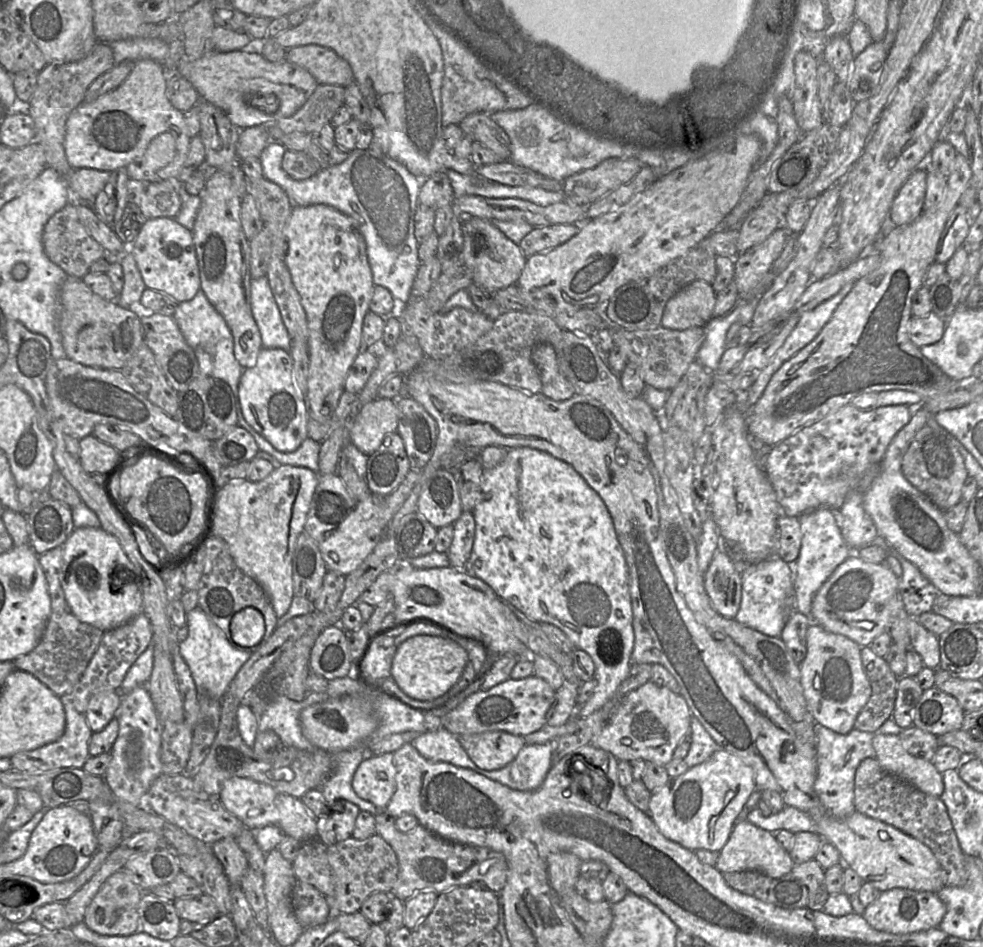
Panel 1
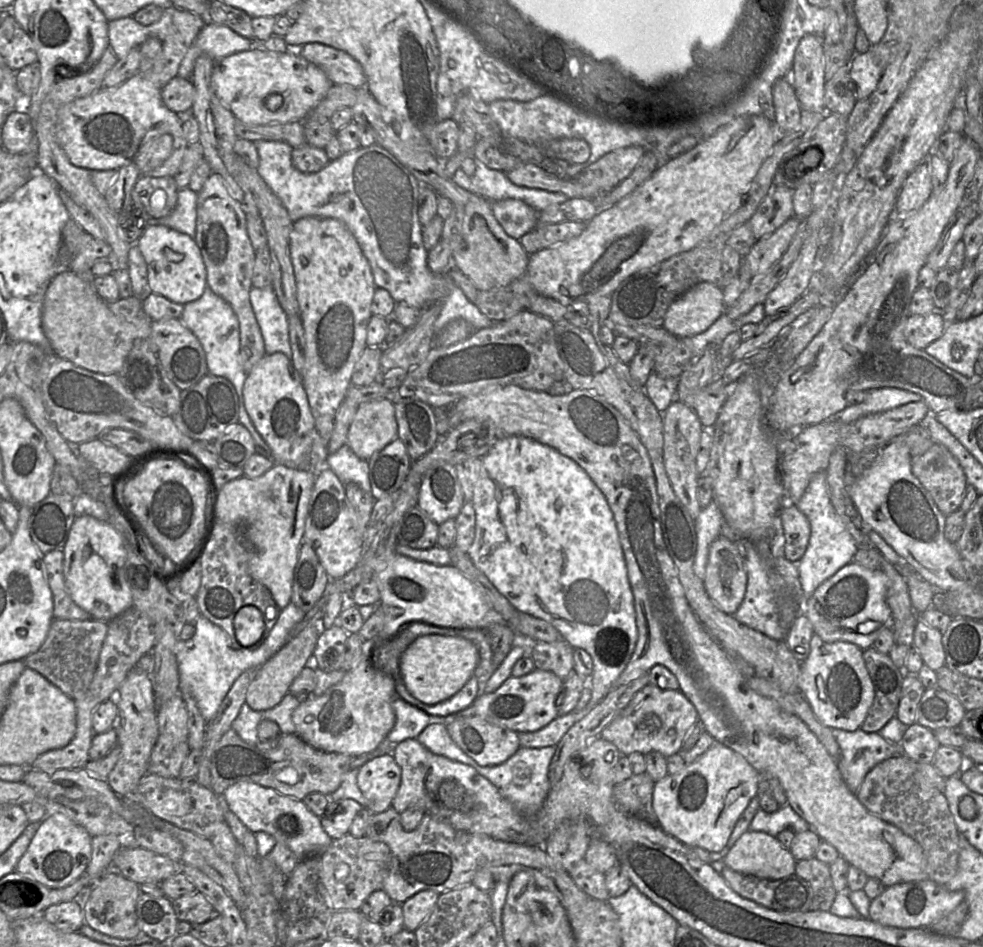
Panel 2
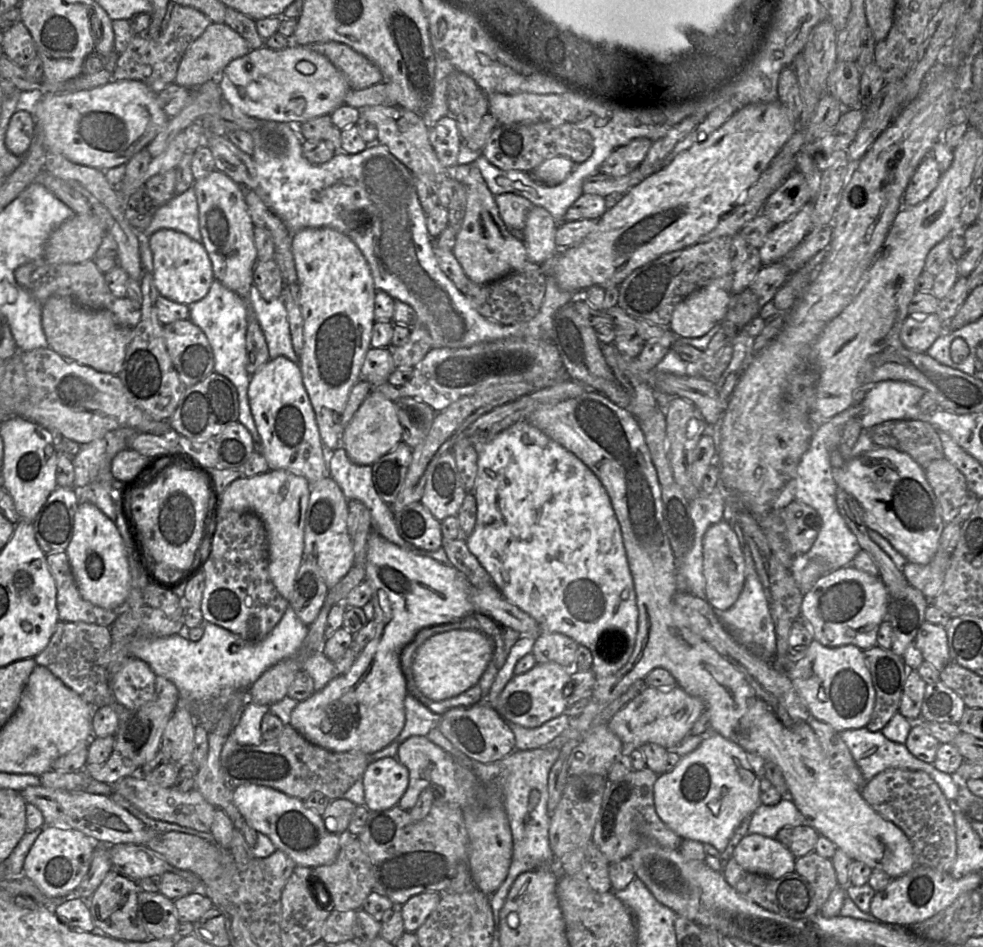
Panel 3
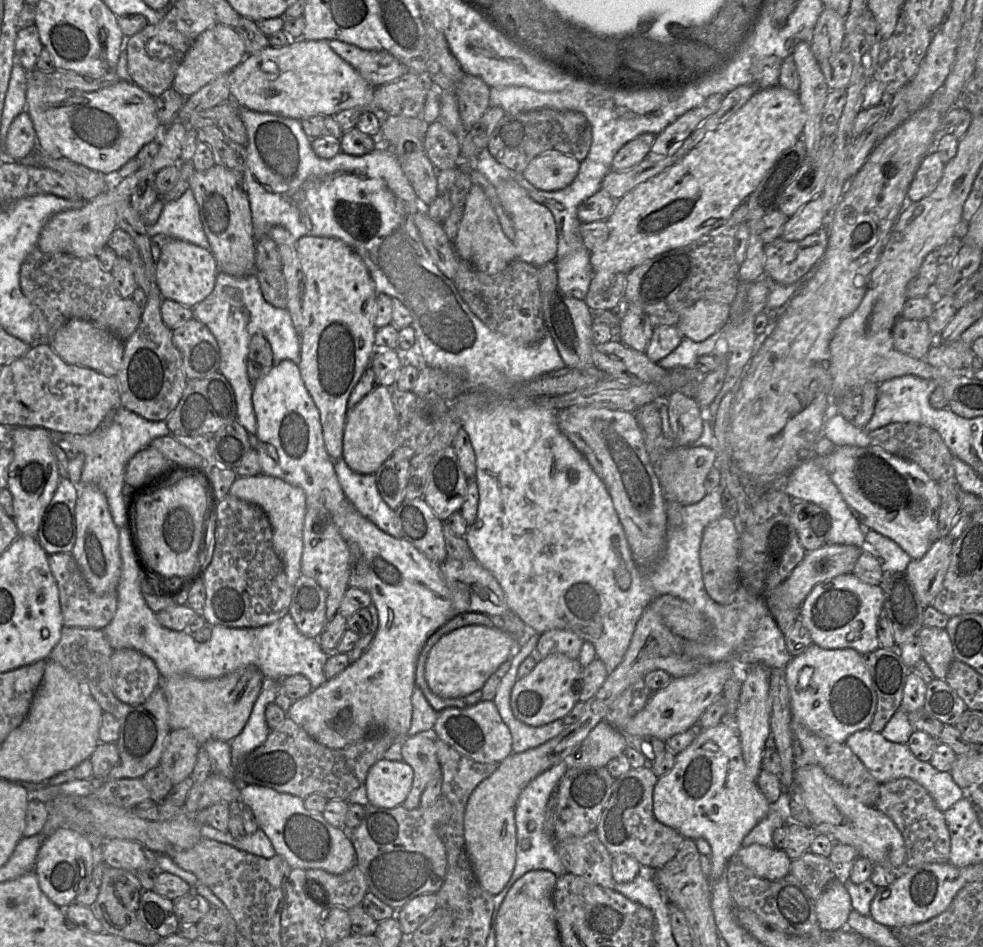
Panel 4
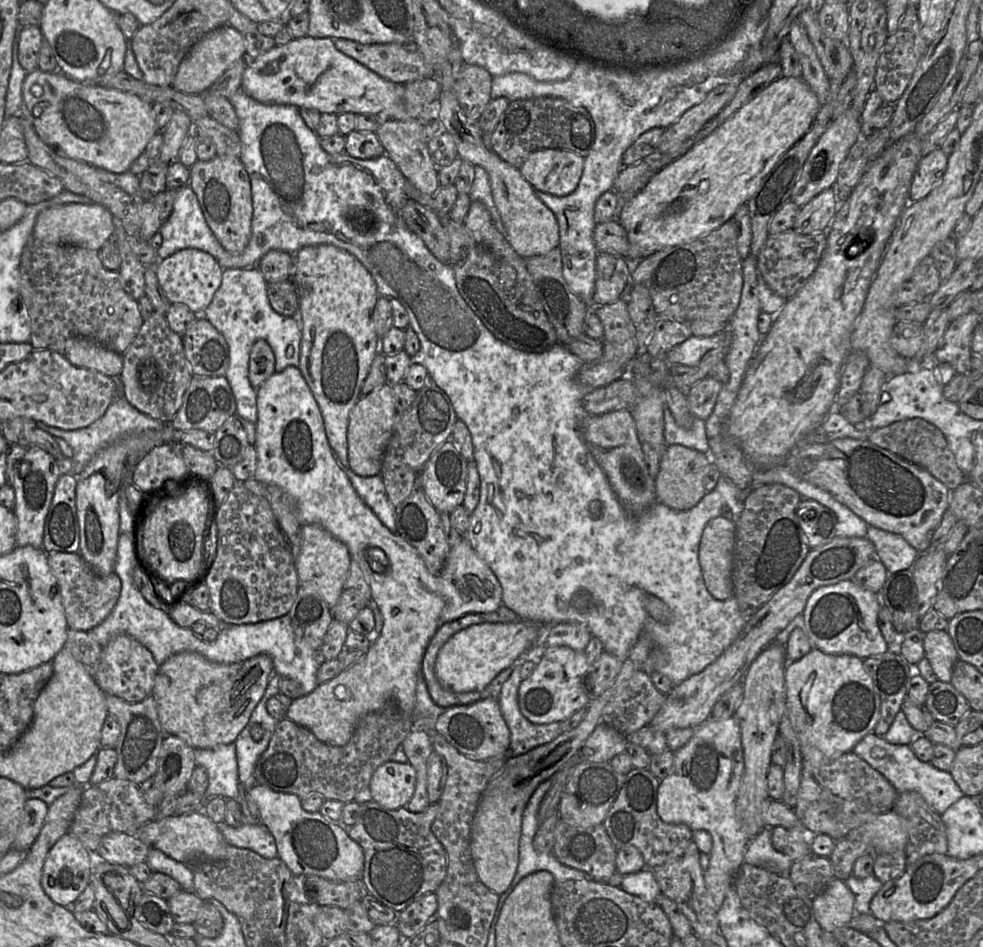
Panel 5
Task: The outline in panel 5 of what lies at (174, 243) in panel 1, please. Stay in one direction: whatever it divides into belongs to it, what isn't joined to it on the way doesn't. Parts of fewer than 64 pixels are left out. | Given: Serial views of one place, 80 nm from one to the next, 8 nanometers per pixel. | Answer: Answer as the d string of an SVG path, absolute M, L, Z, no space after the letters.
M186 248L175 252L160 261L155 266L155 270L159 284L168 300L171 303L184 304L198 315L201 315L211 303L214 294L221 285L224 271L211 254L195 248Z

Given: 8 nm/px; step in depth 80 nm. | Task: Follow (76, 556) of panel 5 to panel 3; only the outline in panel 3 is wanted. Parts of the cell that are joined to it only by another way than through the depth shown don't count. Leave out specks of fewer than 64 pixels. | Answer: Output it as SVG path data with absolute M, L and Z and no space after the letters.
M60 552L47 555L46 558L57 589L59 621L83 622L109 628L117 617L117 611L95 606L81 597L67 554Z

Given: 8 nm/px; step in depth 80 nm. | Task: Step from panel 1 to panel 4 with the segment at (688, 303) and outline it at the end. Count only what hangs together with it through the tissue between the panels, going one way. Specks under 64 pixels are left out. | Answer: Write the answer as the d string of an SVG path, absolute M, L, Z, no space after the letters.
M701 299L682 313L677 327L683 338L701 342L722 330L730 314L730 305Z

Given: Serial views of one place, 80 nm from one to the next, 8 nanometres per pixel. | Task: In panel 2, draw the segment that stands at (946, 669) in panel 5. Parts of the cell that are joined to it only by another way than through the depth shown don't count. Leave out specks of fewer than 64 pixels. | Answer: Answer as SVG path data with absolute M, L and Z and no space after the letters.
M920 619L915 626L912 646L917 649L924 664L935 672L945 665L942 632Z

